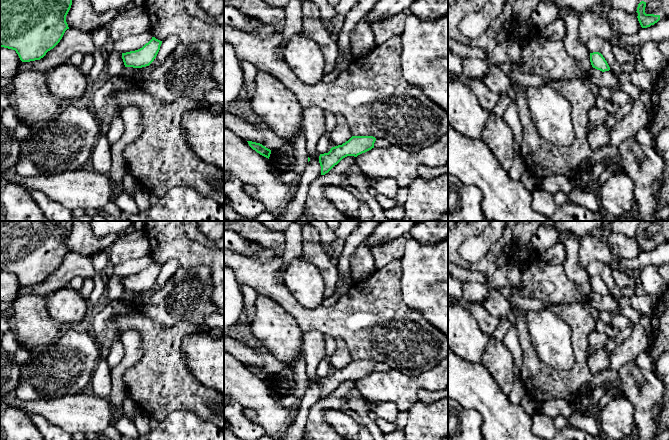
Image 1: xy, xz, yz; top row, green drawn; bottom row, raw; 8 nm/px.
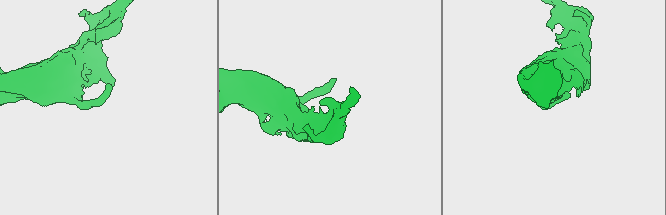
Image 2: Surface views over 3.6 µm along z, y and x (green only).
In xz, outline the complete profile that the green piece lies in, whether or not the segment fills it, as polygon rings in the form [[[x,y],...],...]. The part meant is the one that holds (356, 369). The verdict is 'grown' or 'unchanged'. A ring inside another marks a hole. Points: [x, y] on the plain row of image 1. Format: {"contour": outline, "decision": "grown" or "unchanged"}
{"contour": [[[352,360],[342,369],[332,371],[328,377],[320,378],[321,399],[328,397],[347,380],[357,381],[374,372],[376,362],[373,360]]], "decision": "unchanged"}

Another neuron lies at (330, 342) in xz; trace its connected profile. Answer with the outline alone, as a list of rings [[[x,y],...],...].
[[[325,335],[324,341],[325,341],[325,347],[326,347],[326,355],[330,357],[336,351],[336,348],[337,348],[336,339],[332,336]]]

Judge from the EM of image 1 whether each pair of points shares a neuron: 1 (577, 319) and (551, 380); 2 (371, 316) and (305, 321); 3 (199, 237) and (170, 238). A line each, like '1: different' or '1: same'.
1: same
2: same
3: different

